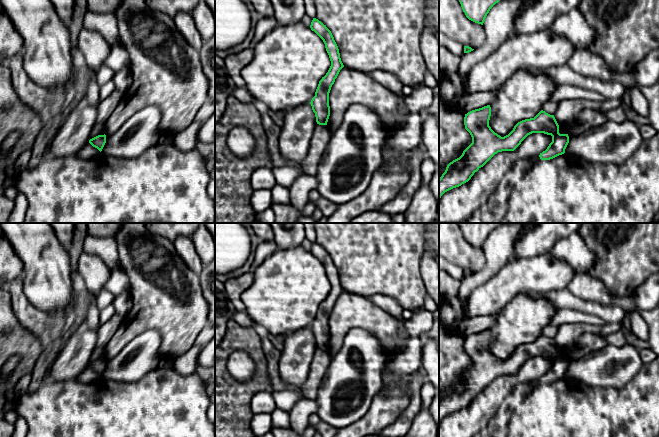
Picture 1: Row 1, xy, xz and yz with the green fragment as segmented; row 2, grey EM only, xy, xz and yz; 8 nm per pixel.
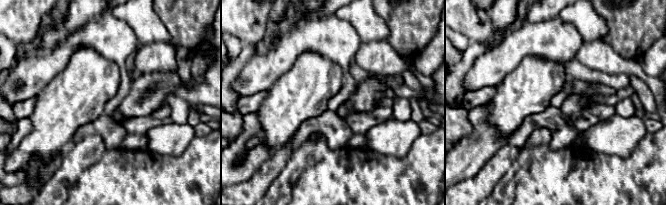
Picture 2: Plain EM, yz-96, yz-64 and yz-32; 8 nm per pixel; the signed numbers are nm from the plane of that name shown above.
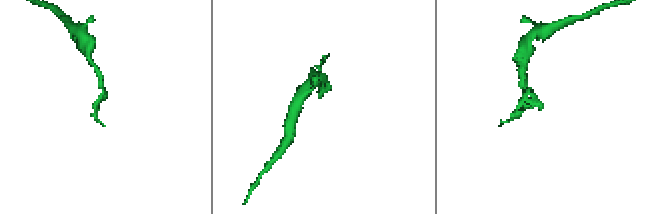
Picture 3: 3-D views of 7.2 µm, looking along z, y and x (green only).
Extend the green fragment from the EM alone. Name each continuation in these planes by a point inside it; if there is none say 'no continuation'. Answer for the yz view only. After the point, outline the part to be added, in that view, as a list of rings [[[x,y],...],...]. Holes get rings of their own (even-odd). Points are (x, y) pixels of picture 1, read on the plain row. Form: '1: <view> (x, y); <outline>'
no continuation

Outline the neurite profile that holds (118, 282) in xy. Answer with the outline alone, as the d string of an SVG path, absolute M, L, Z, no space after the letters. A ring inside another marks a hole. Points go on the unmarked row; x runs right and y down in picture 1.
M117 265L111 270L110 278L104 285L103 290L108 290L115 296L129 291L129 279L124 270Z

